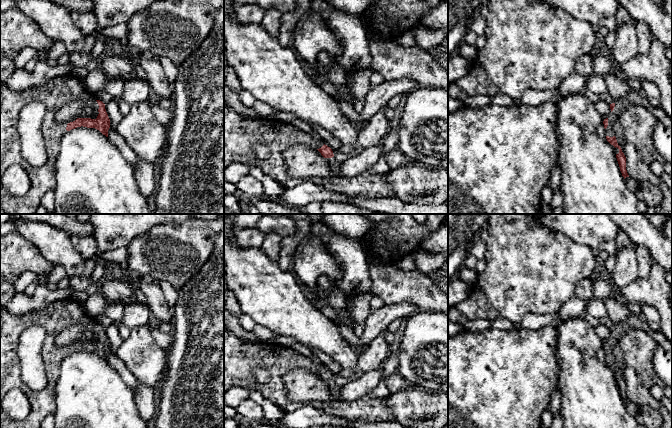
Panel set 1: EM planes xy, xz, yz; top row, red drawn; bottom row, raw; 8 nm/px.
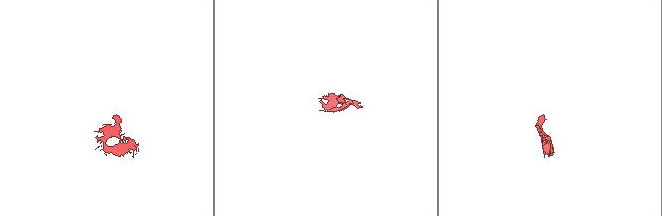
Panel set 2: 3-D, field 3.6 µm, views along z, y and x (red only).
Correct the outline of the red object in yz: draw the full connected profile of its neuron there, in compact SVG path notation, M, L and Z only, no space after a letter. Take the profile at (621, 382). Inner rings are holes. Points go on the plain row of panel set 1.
M632 314L627 320L615 323L615 326L610 328L611 338L603 345L606 363L615 371L616 382L626 410L635 418L638 425L643 425L645 428L660 428L663 424L660 412L651 406L637 405L628 399L626 381L614 358L614 347L629 329L643 330L656 342L658 348L654 354L653 364L656 382L663 389L672 388L672 343L662 332L652 330L643 314Z

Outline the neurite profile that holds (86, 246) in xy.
M71 235L70 237L74 248L86 261L98 253L99 249L93 235Z

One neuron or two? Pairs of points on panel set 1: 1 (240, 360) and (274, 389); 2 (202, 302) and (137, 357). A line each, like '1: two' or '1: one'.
1: one
2: two

